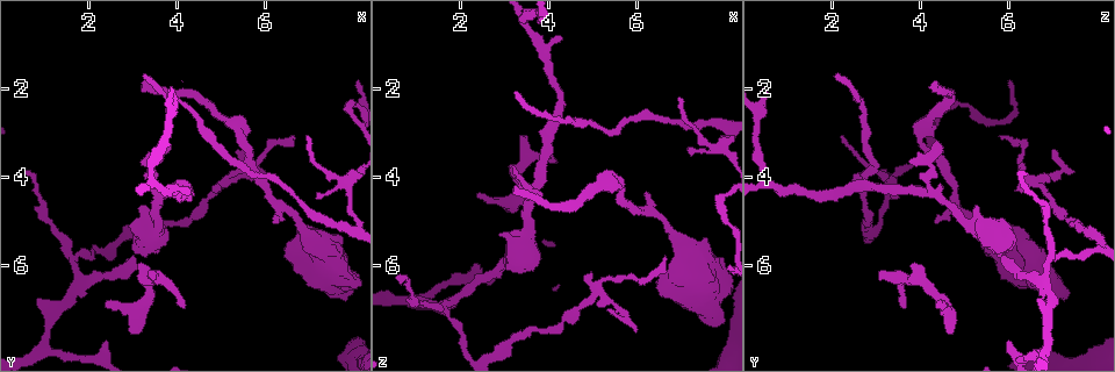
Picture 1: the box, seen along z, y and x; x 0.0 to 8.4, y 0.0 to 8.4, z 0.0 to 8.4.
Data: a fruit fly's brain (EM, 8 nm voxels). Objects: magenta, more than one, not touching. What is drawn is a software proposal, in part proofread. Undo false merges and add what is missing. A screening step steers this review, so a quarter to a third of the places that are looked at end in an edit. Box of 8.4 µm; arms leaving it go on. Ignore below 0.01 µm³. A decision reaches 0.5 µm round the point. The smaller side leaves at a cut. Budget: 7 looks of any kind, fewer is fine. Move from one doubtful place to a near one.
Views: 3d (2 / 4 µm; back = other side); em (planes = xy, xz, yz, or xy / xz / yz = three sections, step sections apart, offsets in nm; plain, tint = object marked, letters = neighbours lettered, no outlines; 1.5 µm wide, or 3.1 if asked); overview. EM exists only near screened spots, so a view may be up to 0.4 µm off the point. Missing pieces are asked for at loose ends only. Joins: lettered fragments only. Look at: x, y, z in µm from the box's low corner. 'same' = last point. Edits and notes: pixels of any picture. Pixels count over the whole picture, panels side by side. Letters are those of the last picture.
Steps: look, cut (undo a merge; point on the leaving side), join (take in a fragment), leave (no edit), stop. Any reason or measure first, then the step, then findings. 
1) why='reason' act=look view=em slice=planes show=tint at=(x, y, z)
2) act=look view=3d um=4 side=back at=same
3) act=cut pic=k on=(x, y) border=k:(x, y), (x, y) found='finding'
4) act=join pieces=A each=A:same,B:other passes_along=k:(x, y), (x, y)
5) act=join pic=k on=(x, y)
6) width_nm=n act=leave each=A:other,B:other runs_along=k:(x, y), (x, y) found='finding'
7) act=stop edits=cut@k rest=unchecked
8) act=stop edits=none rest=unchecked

why='branch stops here' act=look view=em slice=planes show=letters at=(6.20, 5.05, 4.35)

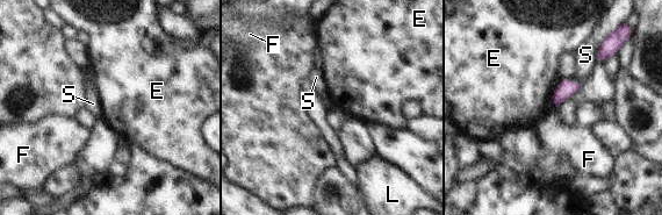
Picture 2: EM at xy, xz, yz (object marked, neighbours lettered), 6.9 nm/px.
act=leave each=E:other,F:other,L:other,S:other border=2:(553, 106), (556, 108) found='no lettered fragment goes on from it'

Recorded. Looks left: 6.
why='stops while still wide' act=look view=3d um=2 side=back at=(7.85, 6.80, 7.30)

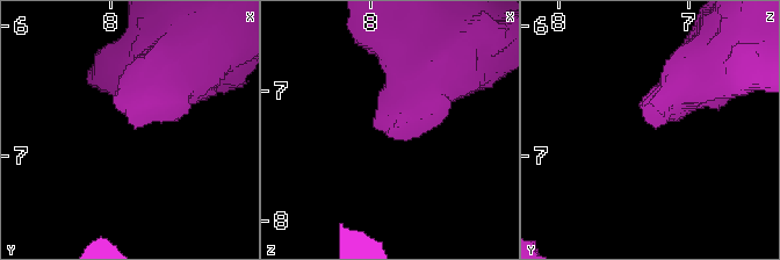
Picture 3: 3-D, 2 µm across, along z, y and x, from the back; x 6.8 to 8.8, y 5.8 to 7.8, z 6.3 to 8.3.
act=look view=em slice=xz step=4 show=tint at=(7.82, 6.80, 7.28)

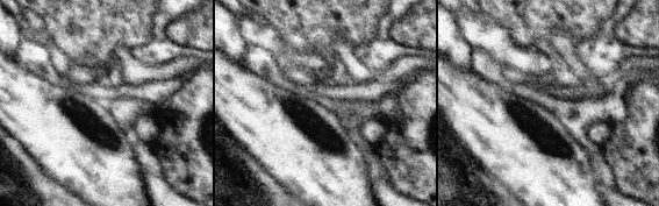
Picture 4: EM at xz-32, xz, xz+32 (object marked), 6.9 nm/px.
act=look view=em slice=planes show=letters at=same

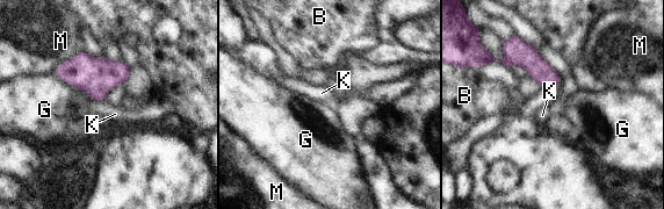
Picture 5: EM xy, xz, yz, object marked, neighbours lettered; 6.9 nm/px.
act=leave each=B:other,G:other,K:other,M:other border=5:(52, 73), (92, 98) found='none of them fits'

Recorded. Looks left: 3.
why='an open end' act=look view=3d um=2 at=(3.80, 3.20, 4.30)

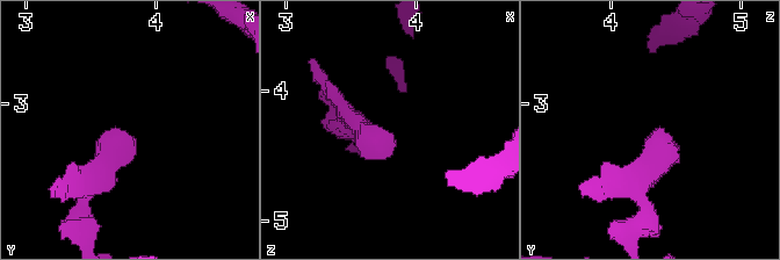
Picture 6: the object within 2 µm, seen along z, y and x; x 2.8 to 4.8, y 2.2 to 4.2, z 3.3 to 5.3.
why='need the tissue' act=look view=em slice=planes show=letters at=(3.80, 3.26, 4.36)

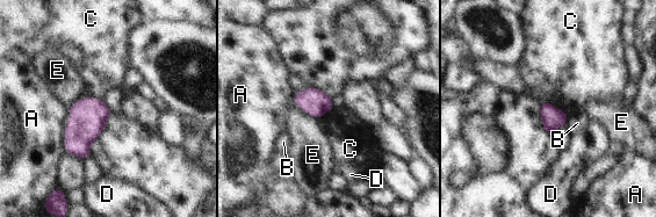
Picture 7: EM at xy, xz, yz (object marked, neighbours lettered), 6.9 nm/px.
longest_contact=A:320nm act=leave each=A:other,B:other,C:other,D:other,E:other border=7:(548, 101), (568, 116) found='no lettered fragment goes on from it'

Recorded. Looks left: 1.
act=stop edits=none rest=unchecked

